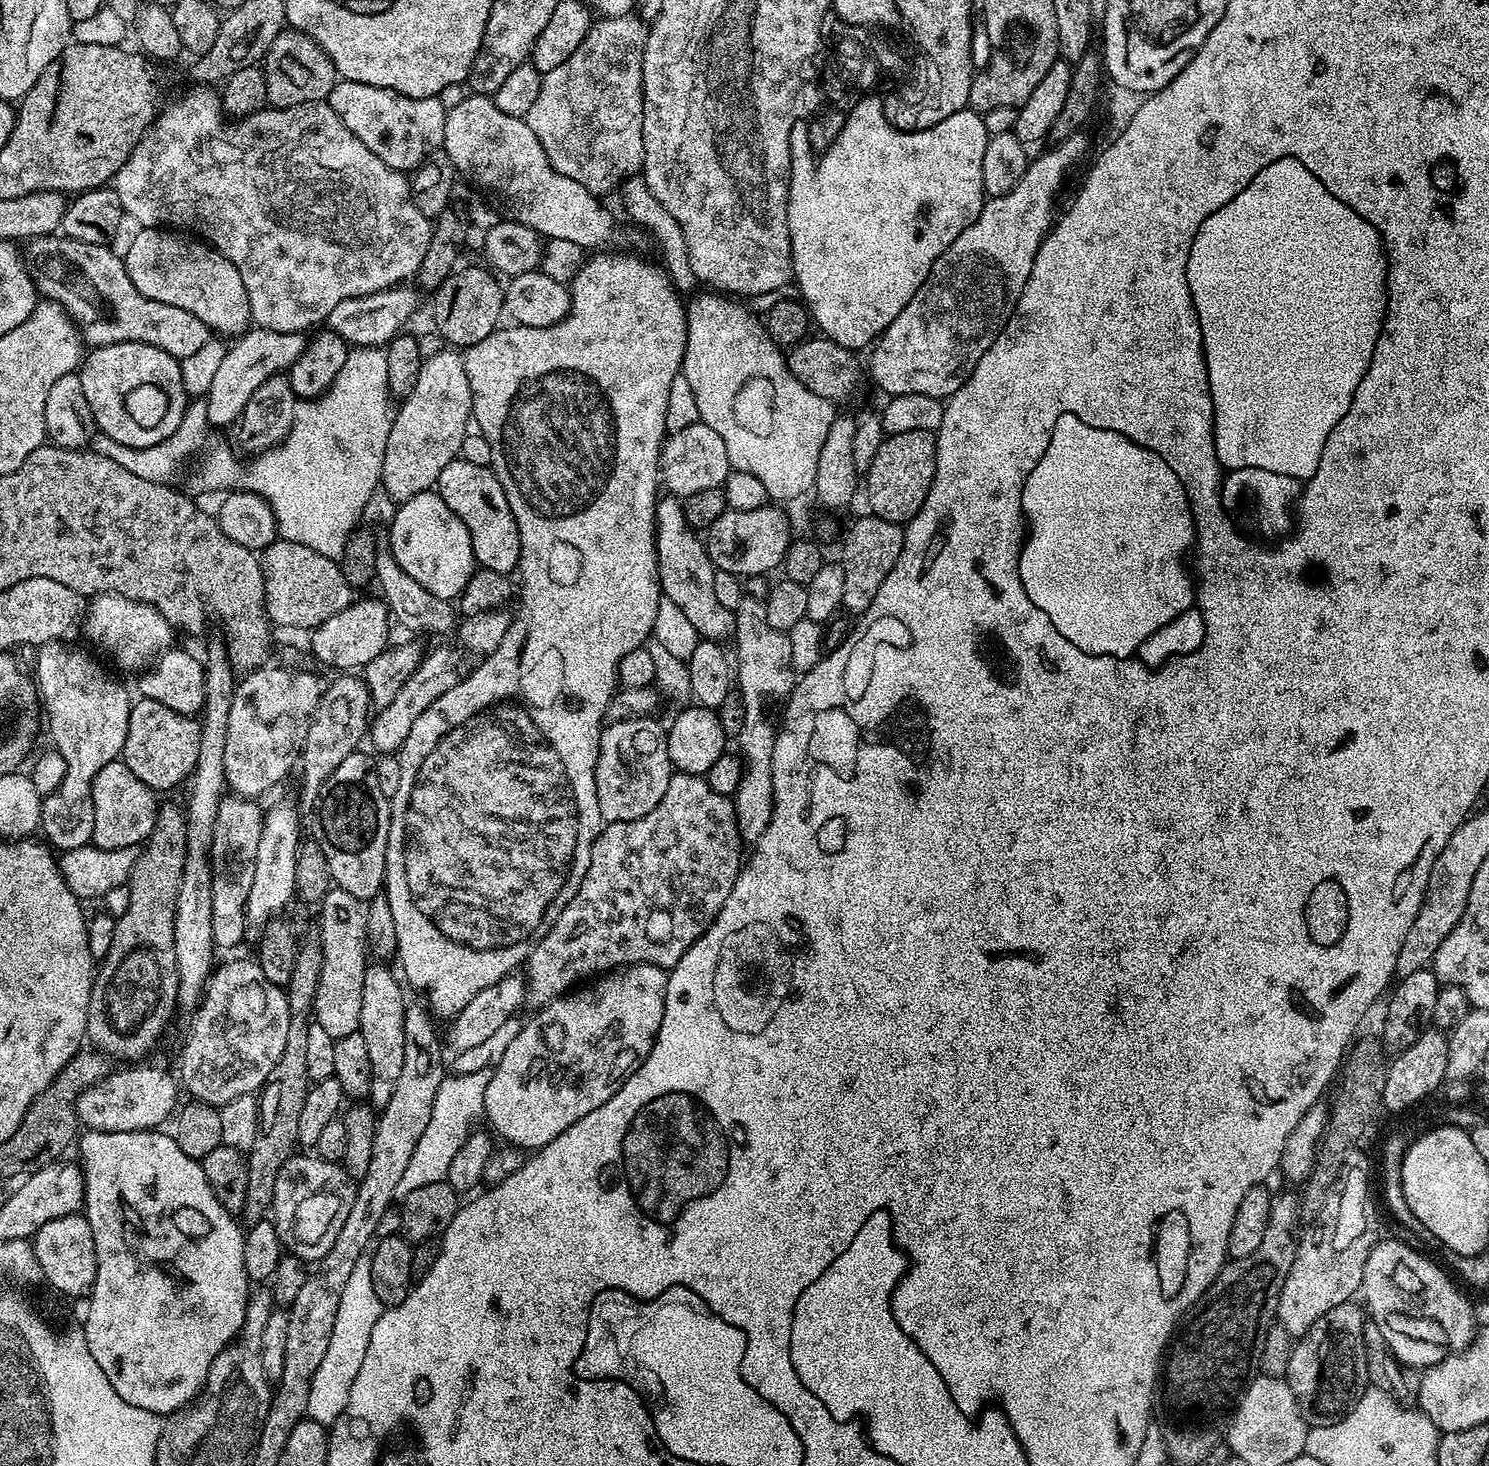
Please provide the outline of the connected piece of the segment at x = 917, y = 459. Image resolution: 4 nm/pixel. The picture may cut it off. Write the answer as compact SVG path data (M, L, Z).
M909 430L906 434L885 435L866 475L871 515L886 518L901 526L907 525L926 502L935 473L936 433Z

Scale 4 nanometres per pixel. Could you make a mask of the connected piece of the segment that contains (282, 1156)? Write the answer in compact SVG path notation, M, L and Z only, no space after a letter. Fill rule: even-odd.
M319 939L301 943L300 953L294 962L294 974L286 985L288 1005L290 1006L290 1031L286 1033L286 1050L278 1058L278 1066L270 1070L268 1083L259 1093L260 1121L254 1146L247 1152L248 1178L246 1180L246 1202L242 1205L243 1223L251 1226L269 1215L274 1198L274 1182L282 1166L298 1148L298 1114L302 1114L302 1105L310 1087L306 1070L306 1038L309 1021L313 1019L316 987L322 971L322 952Z

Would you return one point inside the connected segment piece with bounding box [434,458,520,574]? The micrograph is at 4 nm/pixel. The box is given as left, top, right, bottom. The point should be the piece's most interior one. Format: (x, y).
(473, 492)

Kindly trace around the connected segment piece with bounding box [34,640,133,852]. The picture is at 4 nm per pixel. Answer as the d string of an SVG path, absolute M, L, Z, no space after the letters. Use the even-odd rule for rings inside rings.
M60 640L41 644L35 652L34 679L46 713L46 732L48 728L56 743L53 744L55 751L60 752L66 762L66 778L62 778L58 790L43 797L39 831L44 832L43 839L53 849L69 852L78 846L92 843L92 779L98 770L102 770L102 766L123 753L133 701L128 700L127 690L90 653L80 648L67 648Z

